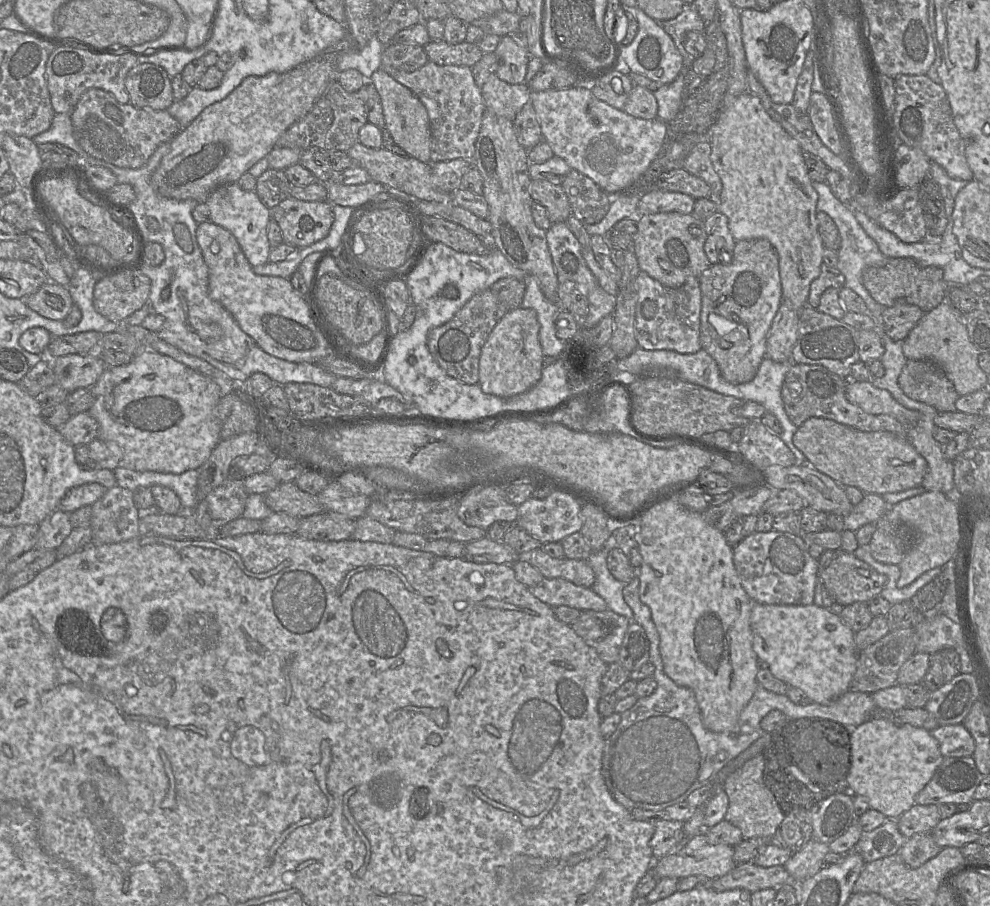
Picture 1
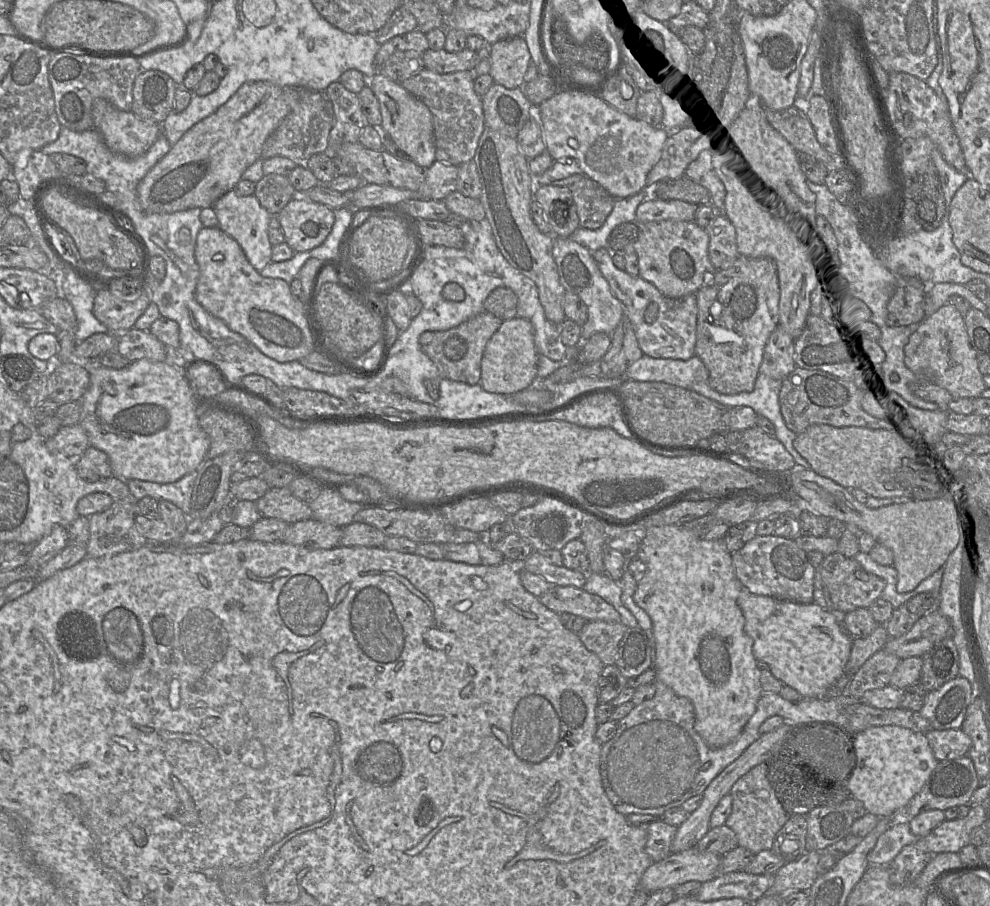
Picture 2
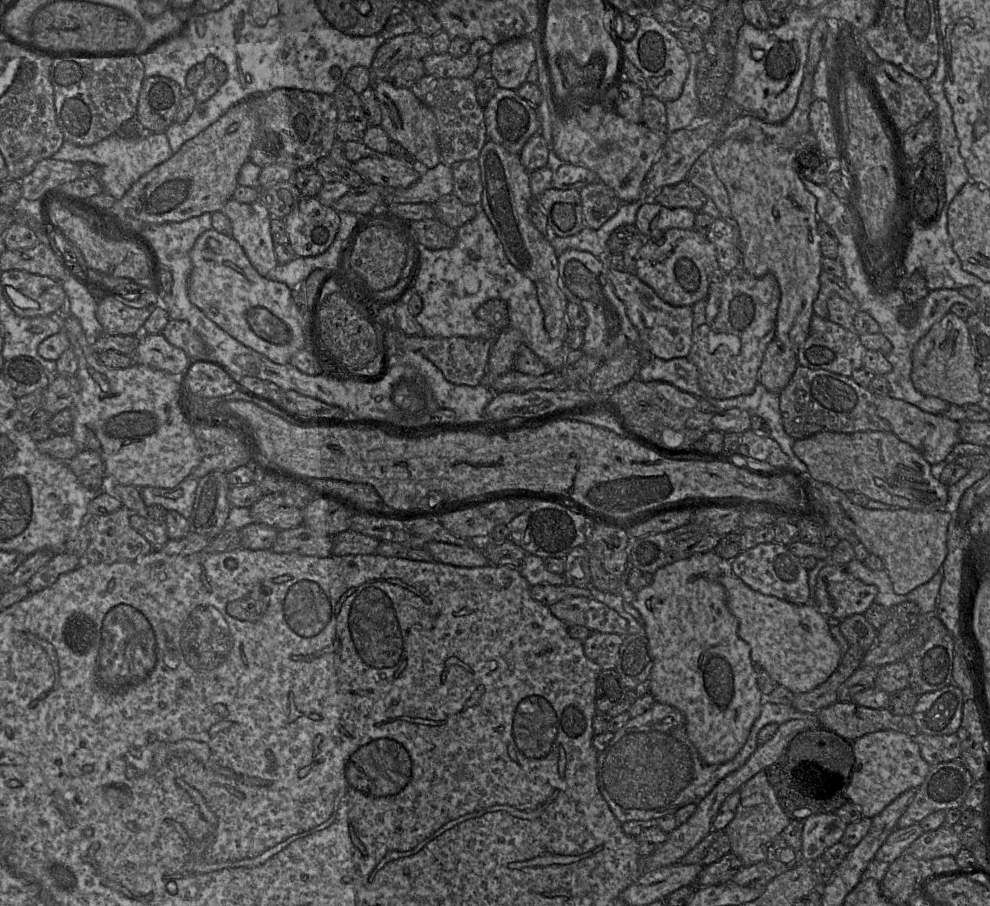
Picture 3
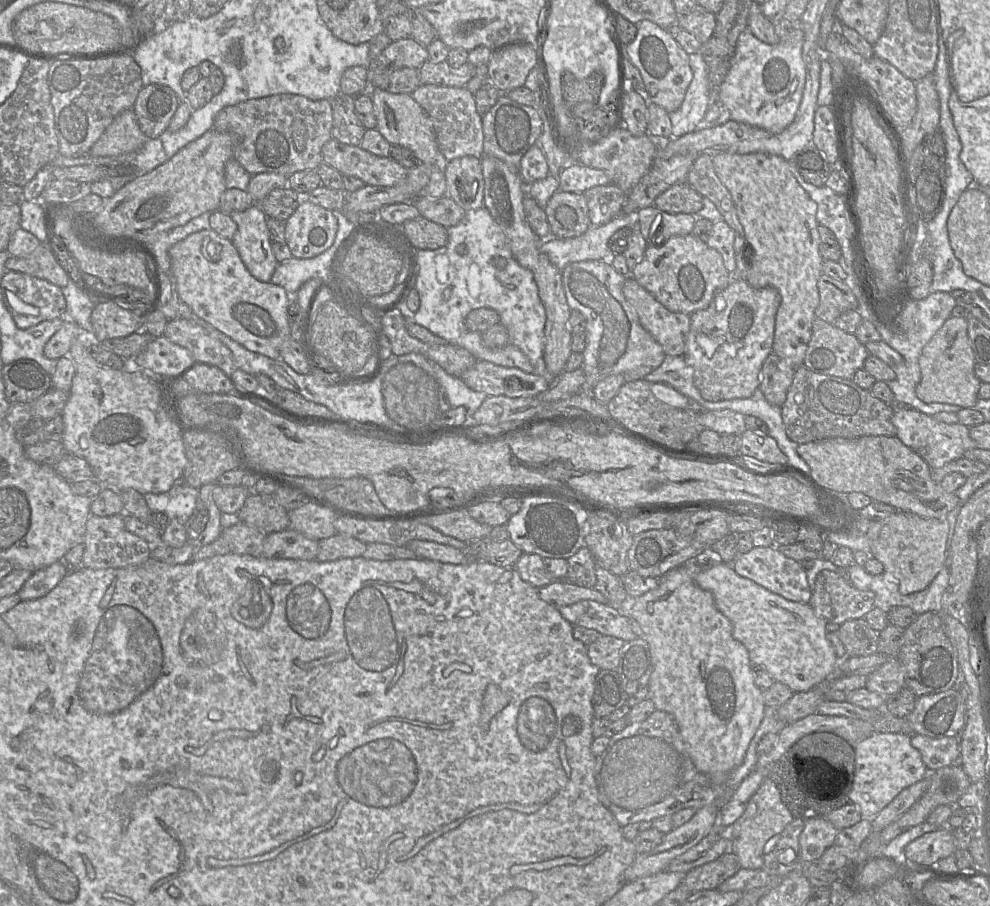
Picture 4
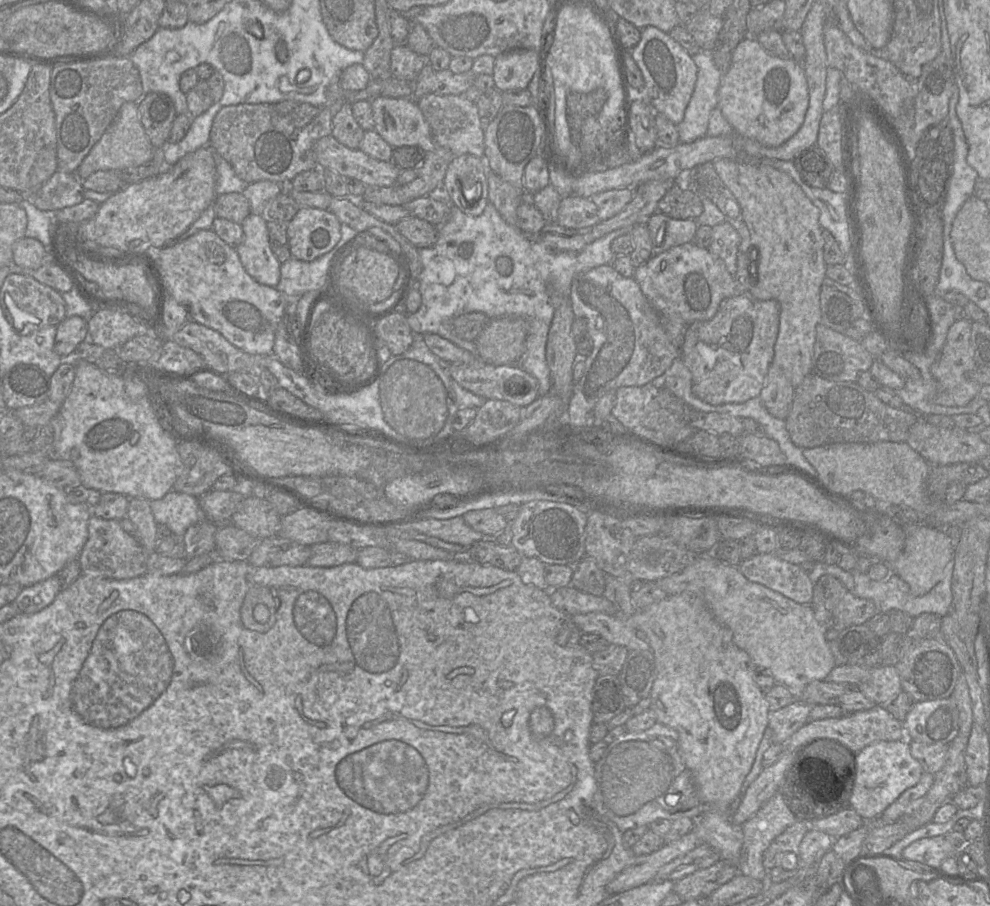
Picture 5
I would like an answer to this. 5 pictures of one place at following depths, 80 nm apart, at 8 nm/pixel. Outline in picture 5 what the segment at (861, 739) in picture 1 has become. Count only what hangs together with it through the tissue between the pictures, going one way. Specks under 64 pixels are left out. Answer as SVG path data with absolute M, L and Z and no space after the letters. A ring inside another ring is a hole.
M908 739L877 741L854 754L856 776L849 806L864 821L876 820L906 789L915 786L924 773L919 761L911 754Z

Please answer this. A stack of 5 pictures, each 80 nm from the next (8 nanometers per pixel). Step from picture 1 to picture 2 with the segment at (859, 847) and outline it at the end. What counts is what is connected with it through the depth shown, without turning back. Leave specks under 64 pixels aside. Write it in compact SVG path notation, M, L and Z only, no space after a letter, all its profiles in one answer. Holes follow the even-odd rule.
M891 823L868 855L870 866L888 866L903 847L914 844L917 839L911 832L909 823Z

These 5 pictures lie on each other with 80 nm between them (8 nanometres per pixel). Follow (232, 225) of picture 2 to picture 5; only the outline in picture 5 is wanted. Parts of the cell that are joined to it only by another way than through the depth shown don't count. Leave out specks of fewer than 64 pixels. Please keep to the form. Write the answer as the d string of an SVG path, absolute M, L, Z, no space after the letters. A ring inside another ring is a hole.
M250 213L241 226L244 237L236 250L245 271L258 283L276 287L281 263L271 249L266 218Z

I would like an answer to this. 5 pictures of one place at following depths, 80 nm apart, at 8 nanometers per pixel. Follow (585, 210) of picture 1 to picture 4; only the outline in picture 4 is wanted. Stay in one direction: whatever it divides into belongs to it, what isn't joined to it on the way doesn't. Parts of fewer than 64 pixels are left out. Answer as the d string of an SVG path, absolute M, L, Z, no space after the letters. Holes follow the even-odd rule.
M615 184L595 186L583 193L587 202L591 225L608 223L622 212L627 193Z

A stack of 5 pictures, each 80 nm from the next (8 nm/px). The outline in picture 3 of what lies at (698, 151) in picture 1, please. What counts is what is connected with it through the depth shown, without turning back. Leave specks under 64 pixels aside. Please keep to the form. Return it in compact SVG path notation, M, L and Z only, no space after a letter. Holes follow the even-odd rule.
M709 148L698 157L688 171L685 180L699 188L707 198L714 202L721 219L733 228L735 243L742 252L739 226L731 213L727 190L714 172L711 159L712 152L713 148Z

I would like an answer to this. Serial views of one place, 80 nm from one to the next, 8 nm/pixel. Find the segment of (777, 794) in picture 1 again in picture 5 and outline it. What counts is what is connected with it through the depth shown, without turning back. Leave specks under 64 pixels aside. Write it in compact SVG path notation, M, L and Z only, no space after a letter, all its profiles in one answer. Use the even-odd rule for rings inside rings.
M820 738L797 751L778 792L796 820L809 823L836 814L849 806L855 776L855 754L835 740Z

